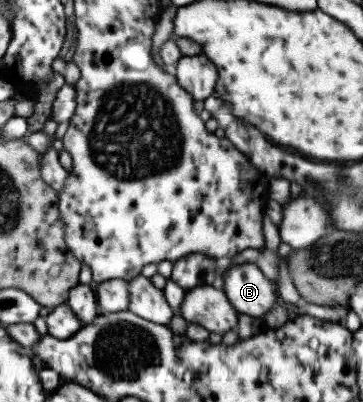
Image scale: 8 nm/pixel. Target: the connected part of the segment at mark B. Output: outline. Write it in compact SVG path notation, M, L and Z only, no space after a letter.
M245 263L227 270L221 289L238 314L262 318L276 303L272 284L255 264Z

